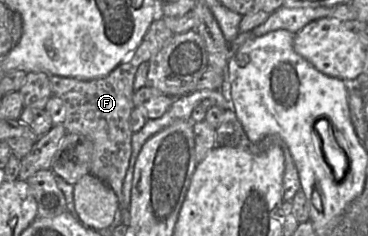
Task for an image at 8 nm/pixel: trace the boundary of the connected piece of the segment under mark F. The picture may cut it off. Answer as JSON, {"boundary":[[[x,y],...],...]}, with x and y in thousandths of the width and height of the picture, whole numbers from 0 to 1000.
{"boundary":[[[427,68],[410,97],[380,191],[307,301],[272,335],[217,339],[155,318],[136,318],[141,403],[171,428],[177,449],[174,538],[182,564],[217,568],[242,589],[253,610],[247,661],[245,733],[285,771],[318,826],[326,886],[334,839],[334,767],[351,703],[359,636],[359,568],[353,542],[353,487],[364,458],[361,377],[364,331],[375,284],[389,263],[405,263],[410,246],[454,182],[470,153],[470,136],[451,110],[443,72]]]}

